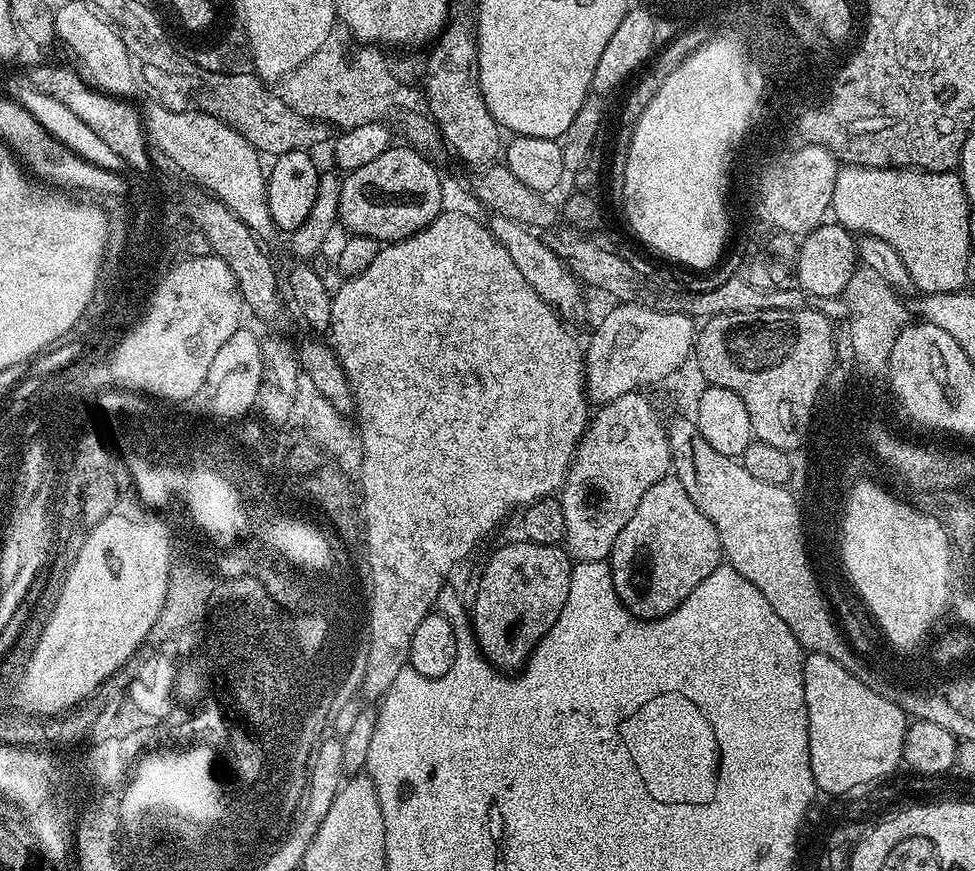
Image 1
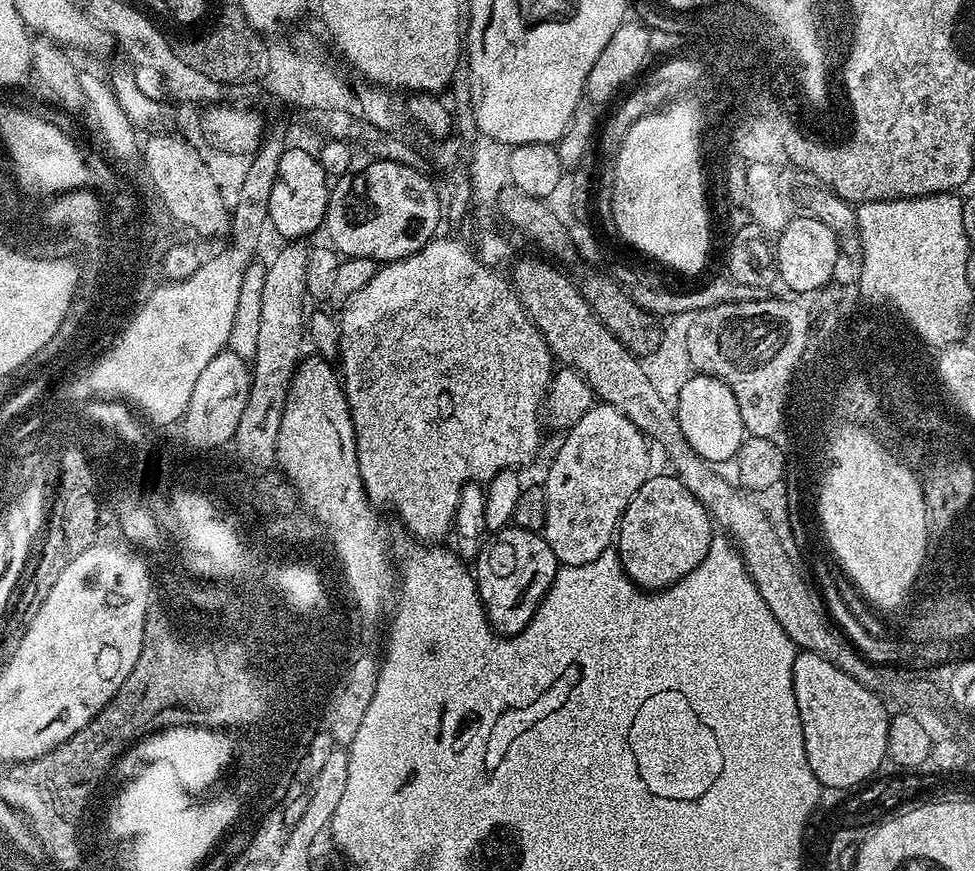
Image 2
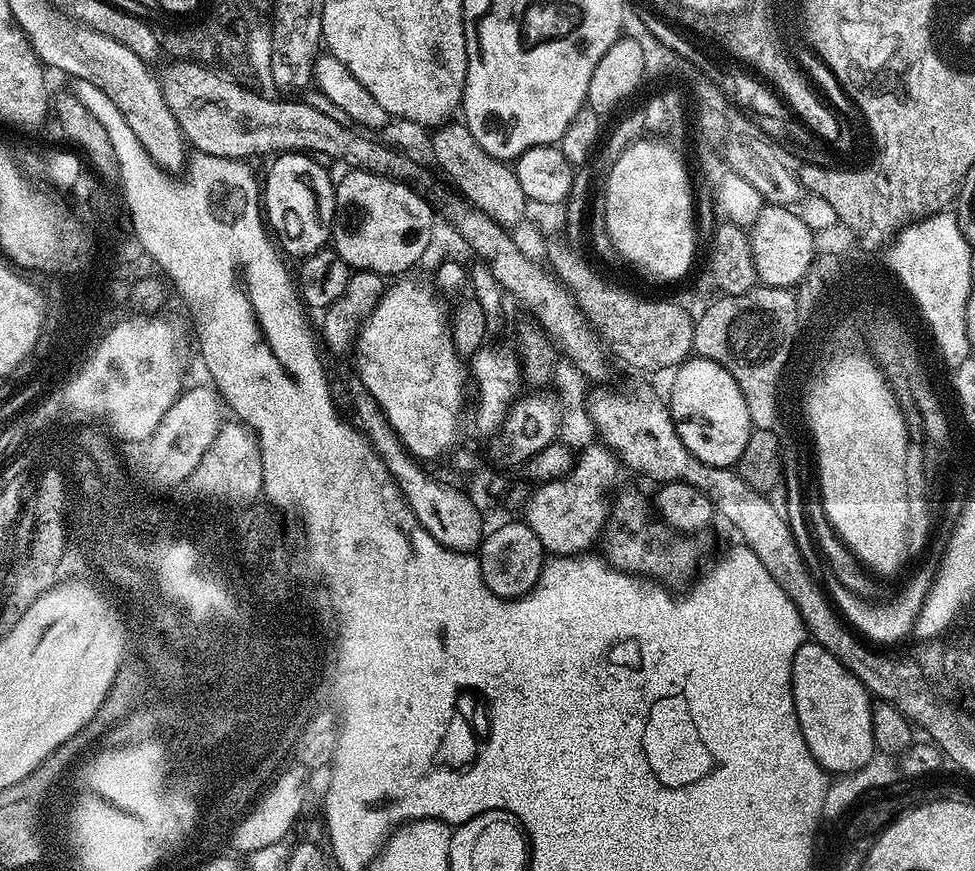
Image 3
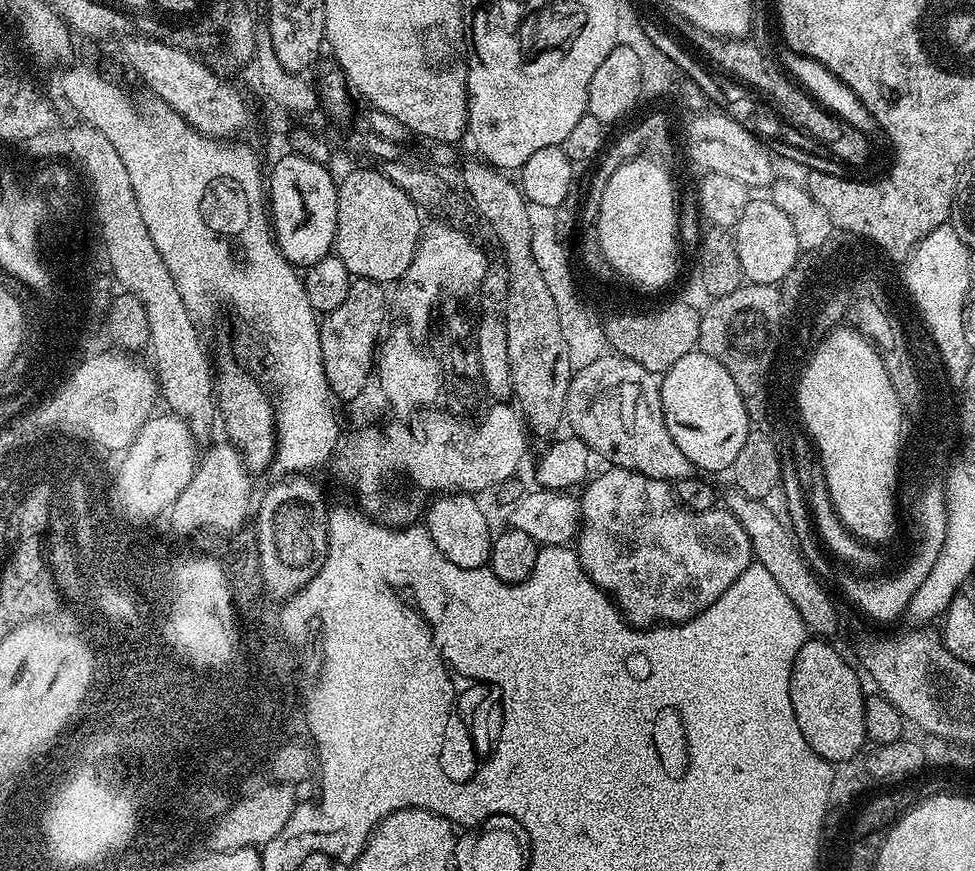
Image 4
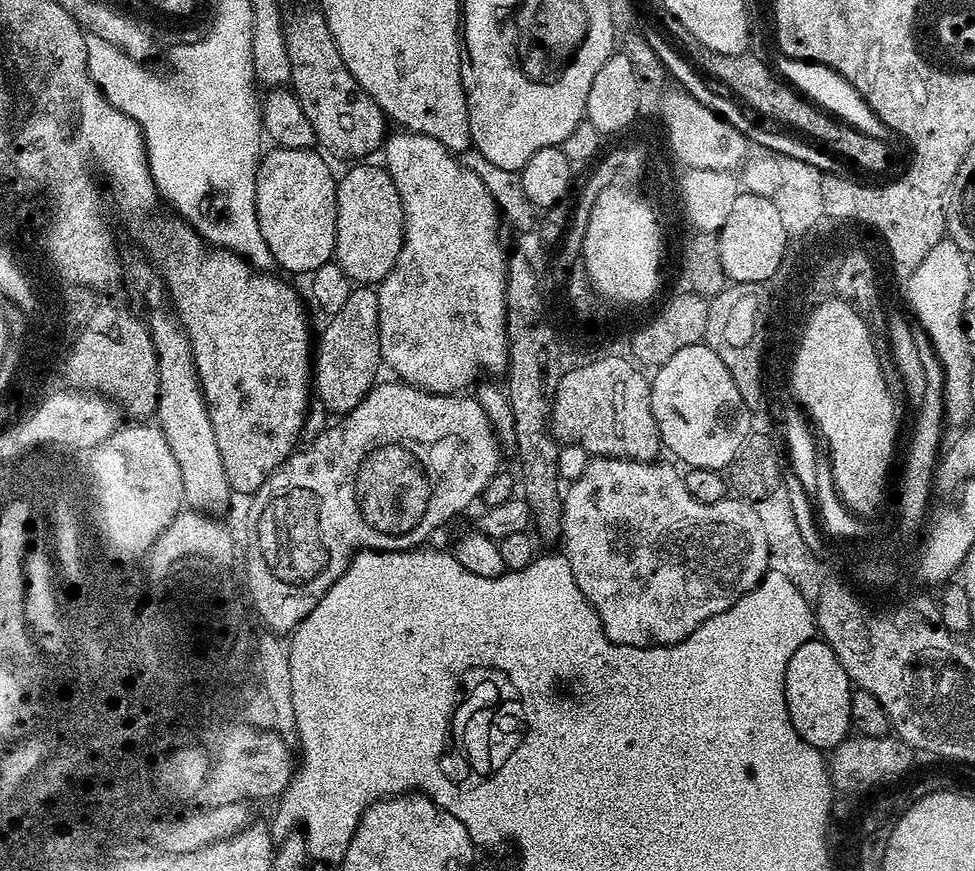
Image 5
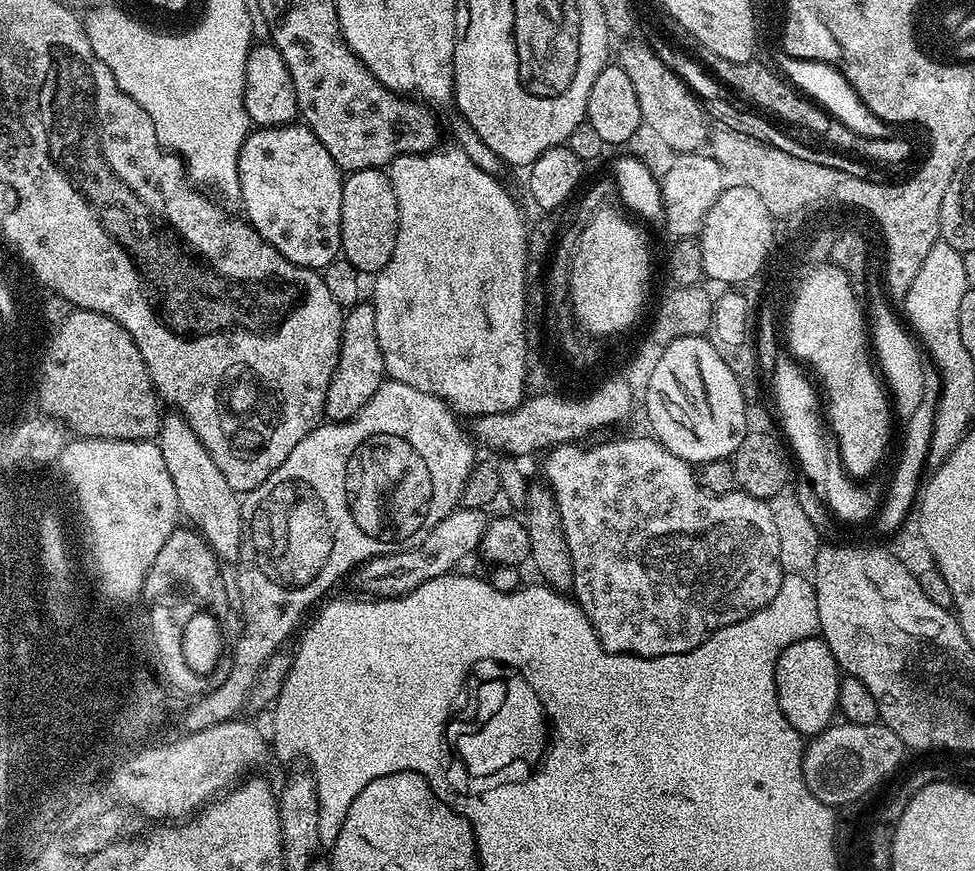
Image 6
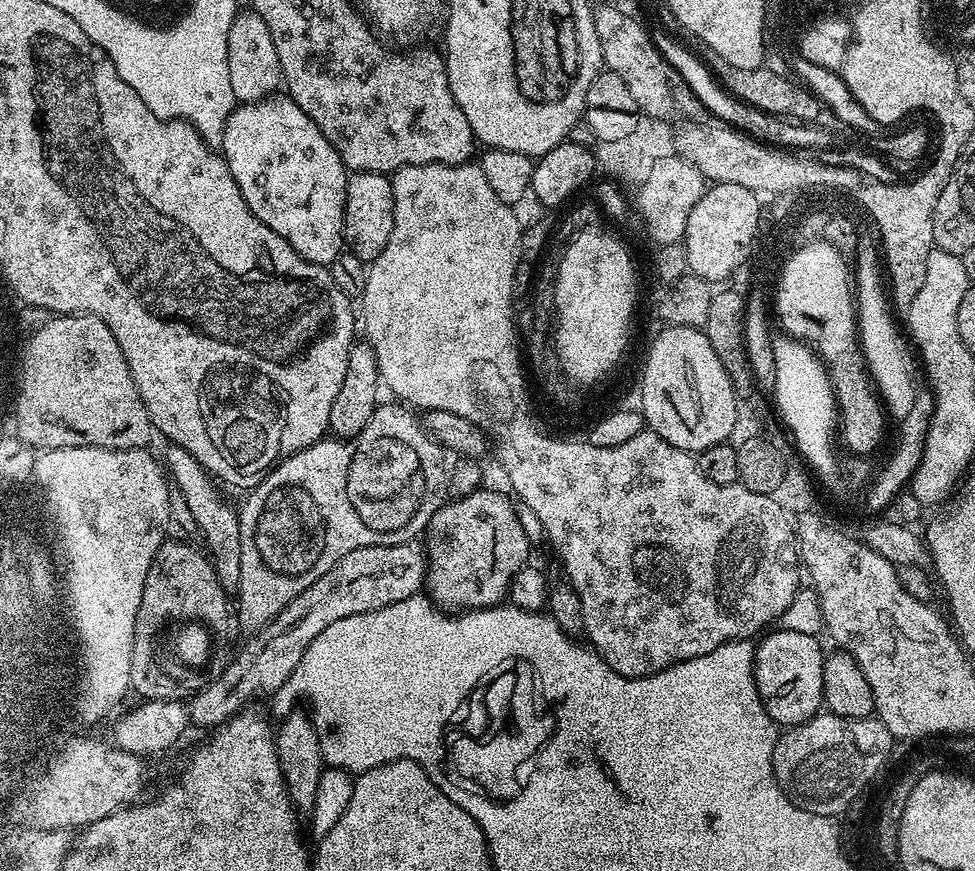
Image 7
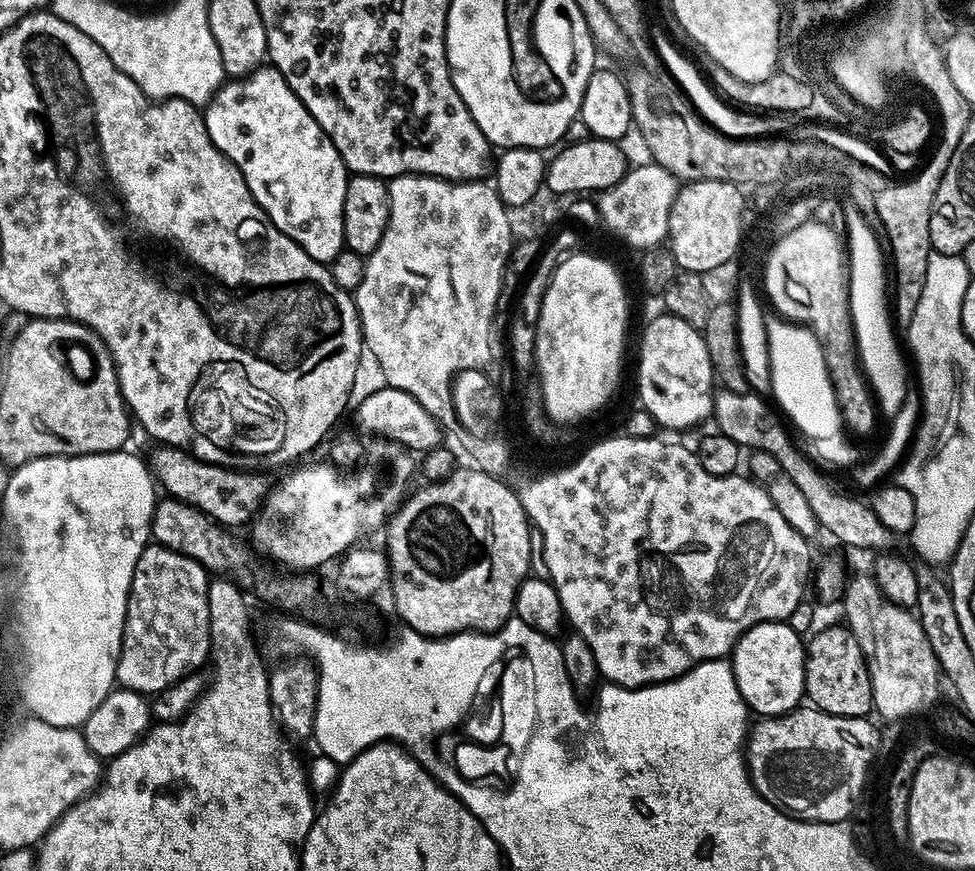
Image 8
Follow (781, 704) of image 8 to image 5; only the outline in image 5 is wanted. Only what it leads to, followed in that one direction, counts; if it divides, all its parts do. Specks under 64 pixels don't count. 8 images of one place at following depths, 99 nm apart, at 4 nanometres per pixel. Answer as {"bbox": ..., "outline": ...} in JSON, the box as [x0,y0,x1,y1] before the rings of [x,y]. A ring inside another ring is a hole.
{"bbox":[784,639,853,750],"outline":[[[823,639],[808,640],[790,658],[786,666],[786,682],[784,693],[788,703],[790,722],[794,722],[794,730],[810,742],[810,746],[821,750],[831,750],[847,740],[853,731],[852,726],[852,679],[842,670],[842,662],[834,654],[834,650]]]}

